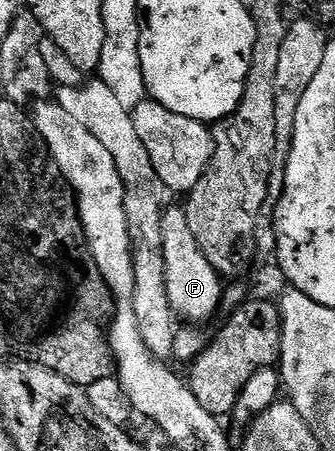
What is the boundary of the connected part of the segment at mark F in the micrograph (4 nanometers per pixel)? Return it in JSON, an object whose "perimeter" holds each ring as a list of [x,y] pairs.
{"perimeter":[[[168,206],[163,213],[163,251],[161,258],[165,261],[165,281],[167,282],[168,301],[176,316],[184,315],[187,319],[207,319],[219,307],[223,299],[223,287],[219,272],[209,265],[205,253],[189,229],[187,212],[182,206]]]}

